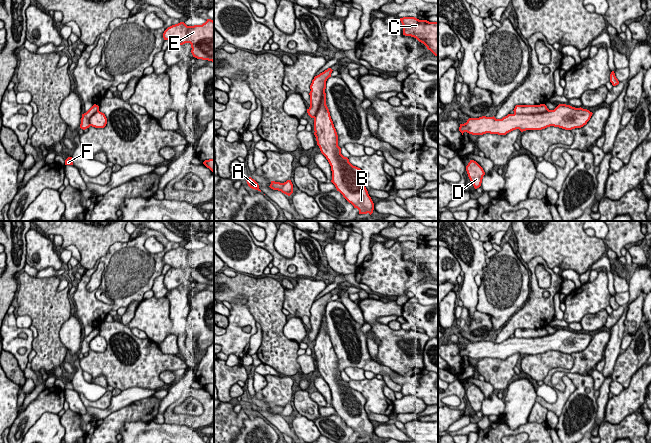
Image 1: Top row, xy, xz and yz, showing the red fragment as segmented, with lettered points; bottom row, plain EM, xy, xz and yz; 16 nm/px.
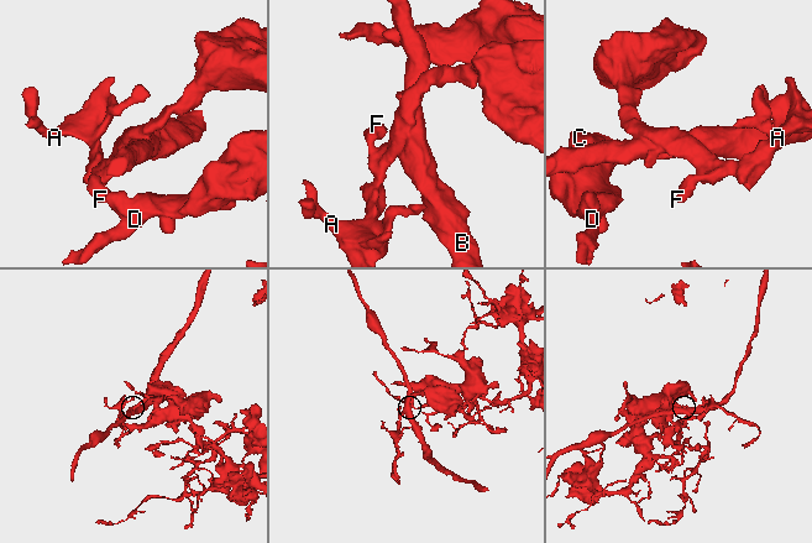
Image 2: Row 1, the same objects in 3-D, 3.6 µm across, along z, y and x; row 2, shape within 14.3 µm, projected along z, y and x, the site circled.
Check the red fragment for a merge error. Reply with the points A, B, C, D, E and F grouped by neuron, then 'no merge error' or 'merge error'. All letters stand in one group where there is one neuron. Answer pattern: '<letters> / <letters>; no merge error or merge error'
A B C D E F; no merge error

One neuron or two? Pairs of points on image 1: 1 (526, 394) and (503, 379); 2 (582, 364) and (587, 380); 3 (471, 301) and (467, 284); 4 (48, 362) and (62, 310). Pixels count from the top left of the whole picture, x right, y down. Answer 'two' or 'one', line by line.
1: two
2: two
3: one
4: one

